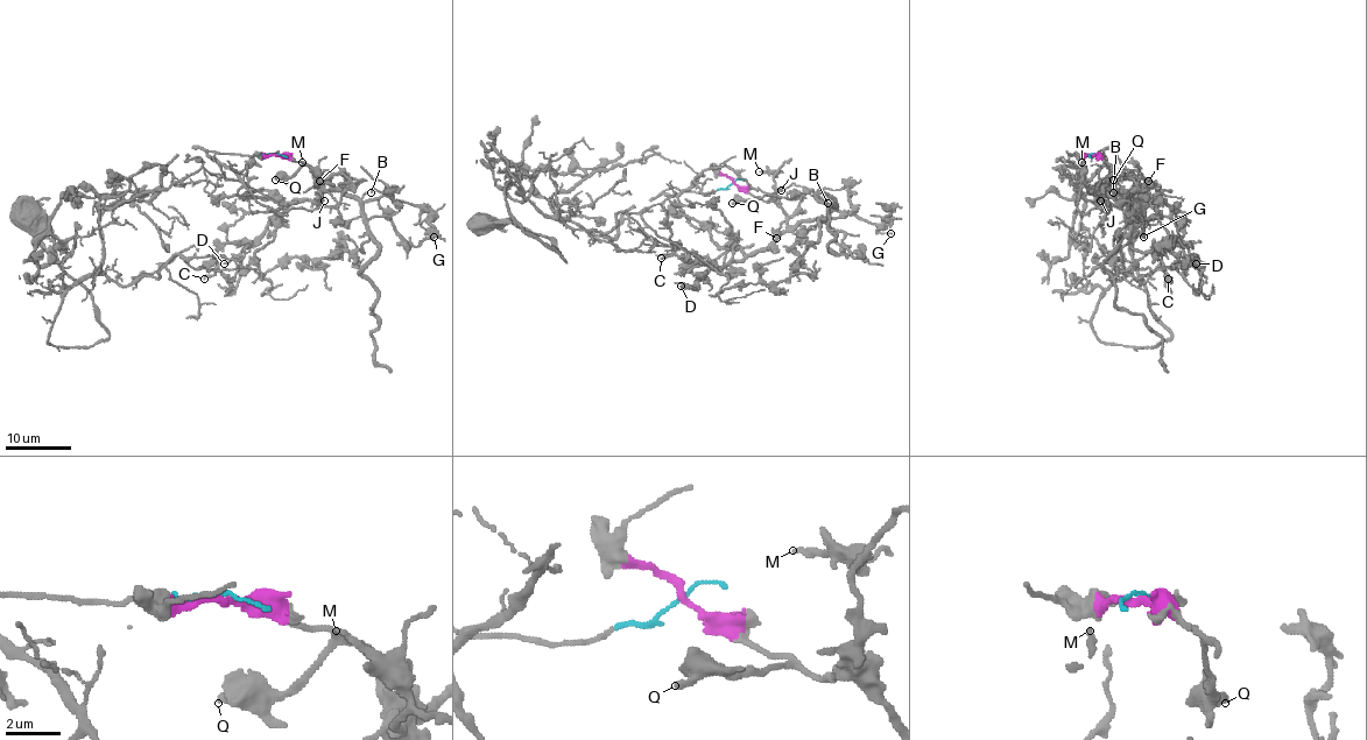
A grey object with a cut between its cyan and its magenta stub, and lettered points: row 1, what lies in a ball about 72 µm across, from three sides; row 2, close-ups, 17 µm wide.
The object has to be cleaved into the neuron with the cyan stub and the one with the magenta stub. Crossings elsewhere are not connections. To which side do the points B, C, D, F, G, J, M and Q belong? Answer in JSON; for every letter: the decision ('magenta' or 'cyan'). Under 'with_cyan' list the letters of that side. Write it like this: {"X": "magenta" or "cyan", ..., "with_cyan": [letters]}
{"B": "magenta", "C": "magenta", "D": "magenta", "F": "magenta", "G": "magenta", "J": "magenta", "M": "magenta", "Q": "magenta", "with_cyan": []}

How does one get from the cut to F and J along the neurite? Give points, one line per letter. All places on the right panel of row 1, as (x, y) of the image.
F: (1093, 155), (1112, 167), (1110, 175), (1117, 180), (1136, 170), (1149, 181)
J: (1093, 155), (1112, 167), (1100, 201)

